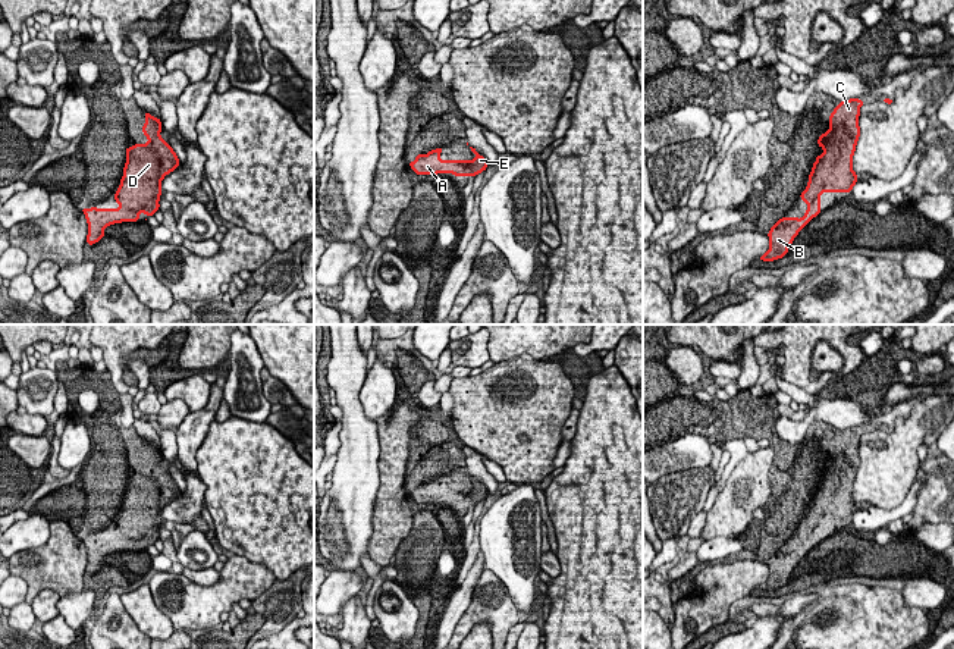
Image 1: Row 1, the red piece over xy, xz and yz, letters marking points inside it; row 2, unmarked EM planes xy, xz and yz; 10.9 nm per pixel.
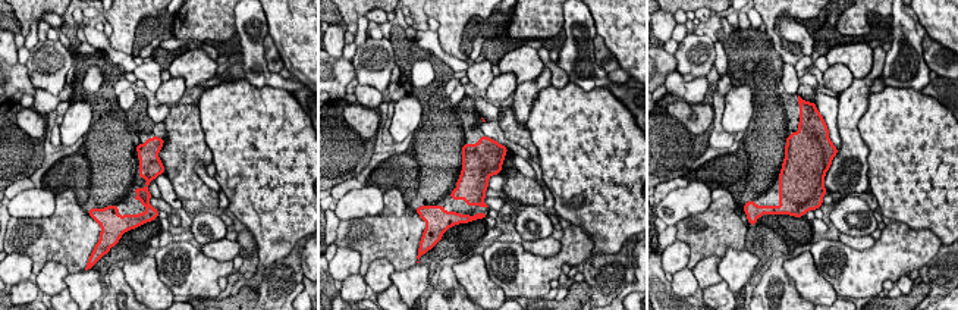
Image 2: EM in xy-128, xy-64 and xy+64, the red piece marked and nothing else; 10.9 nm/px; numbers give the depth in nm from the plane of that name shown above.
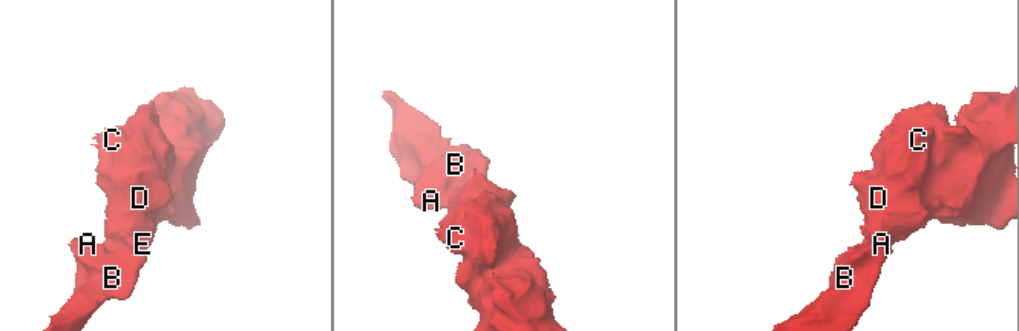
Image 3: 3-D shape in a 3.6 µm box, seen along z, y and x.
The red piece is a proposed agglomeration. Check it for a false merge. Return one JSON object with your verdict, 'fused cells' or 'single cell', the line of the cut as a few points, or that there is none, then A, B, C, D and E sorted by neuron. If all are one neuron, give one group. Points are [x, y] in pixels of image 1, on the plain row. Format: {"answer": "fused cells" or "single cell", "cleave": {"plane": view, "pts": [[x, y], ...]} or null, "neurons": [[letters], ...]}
{"answer": "single cell", "cleave": null, "neurons": [["A", "B", "C", "D", "E"]]}

